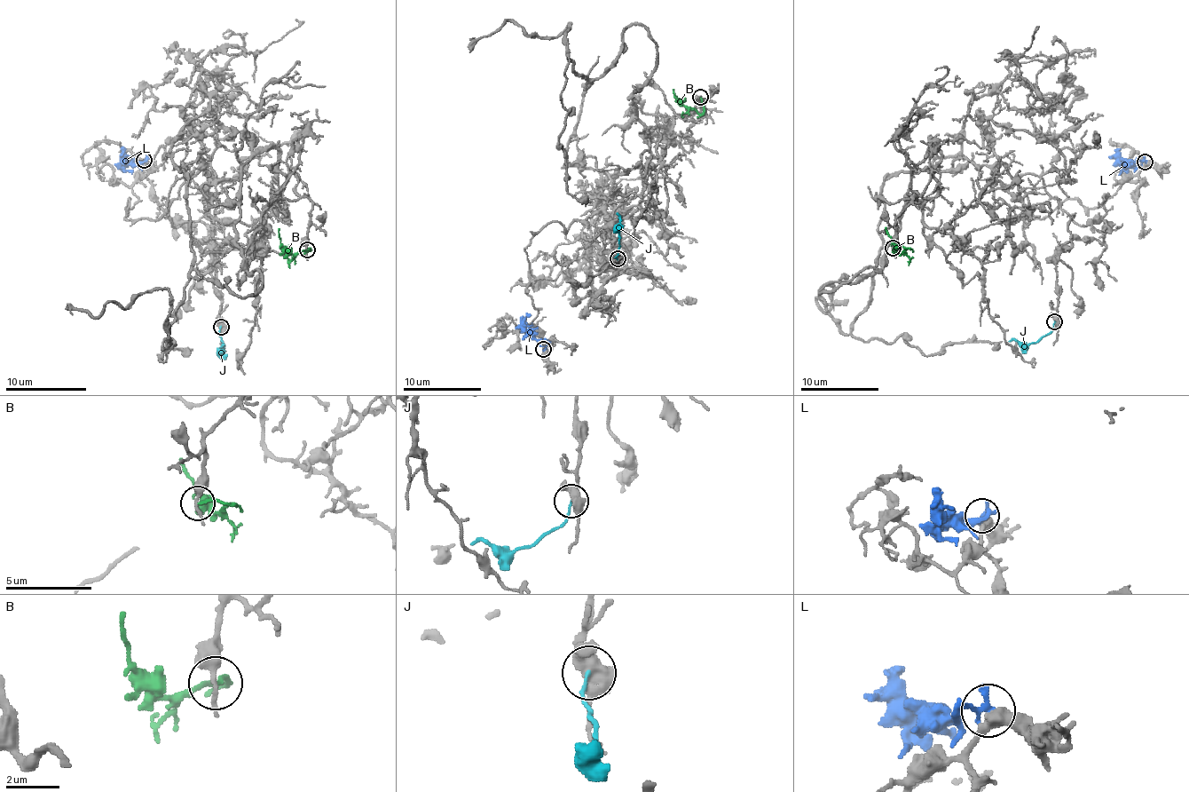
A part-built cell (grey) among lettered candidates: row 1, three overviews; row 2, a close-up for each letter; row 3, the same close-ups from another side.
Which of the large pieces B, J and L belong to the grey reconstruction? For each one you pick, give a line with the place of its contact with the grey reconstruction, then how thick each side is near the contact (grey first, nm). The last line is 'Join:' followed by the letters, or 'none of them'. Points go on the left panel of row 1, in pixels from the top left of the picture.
Join: none of them

